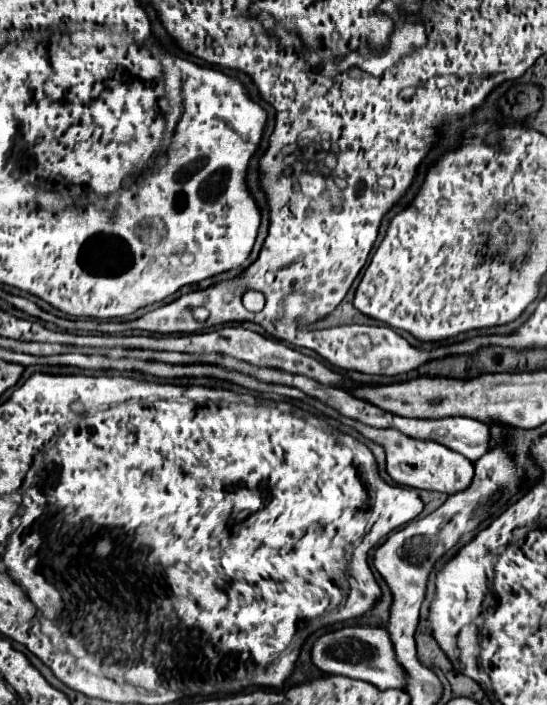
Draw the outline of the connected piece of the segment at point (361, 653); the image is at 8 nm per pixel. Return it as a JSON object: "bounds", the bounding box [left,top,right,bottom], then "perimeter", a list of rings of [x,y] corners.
{"bounds":[312,627,408,689],"perimeter":[[[342,627],[334,633],[326,633],[314,643],[312,661],[318,669],[330,675],[368,681],[378,689],[404,689],[404,685],[408,683],[408,673],[396,661],[392,639],[382,627]]]}

